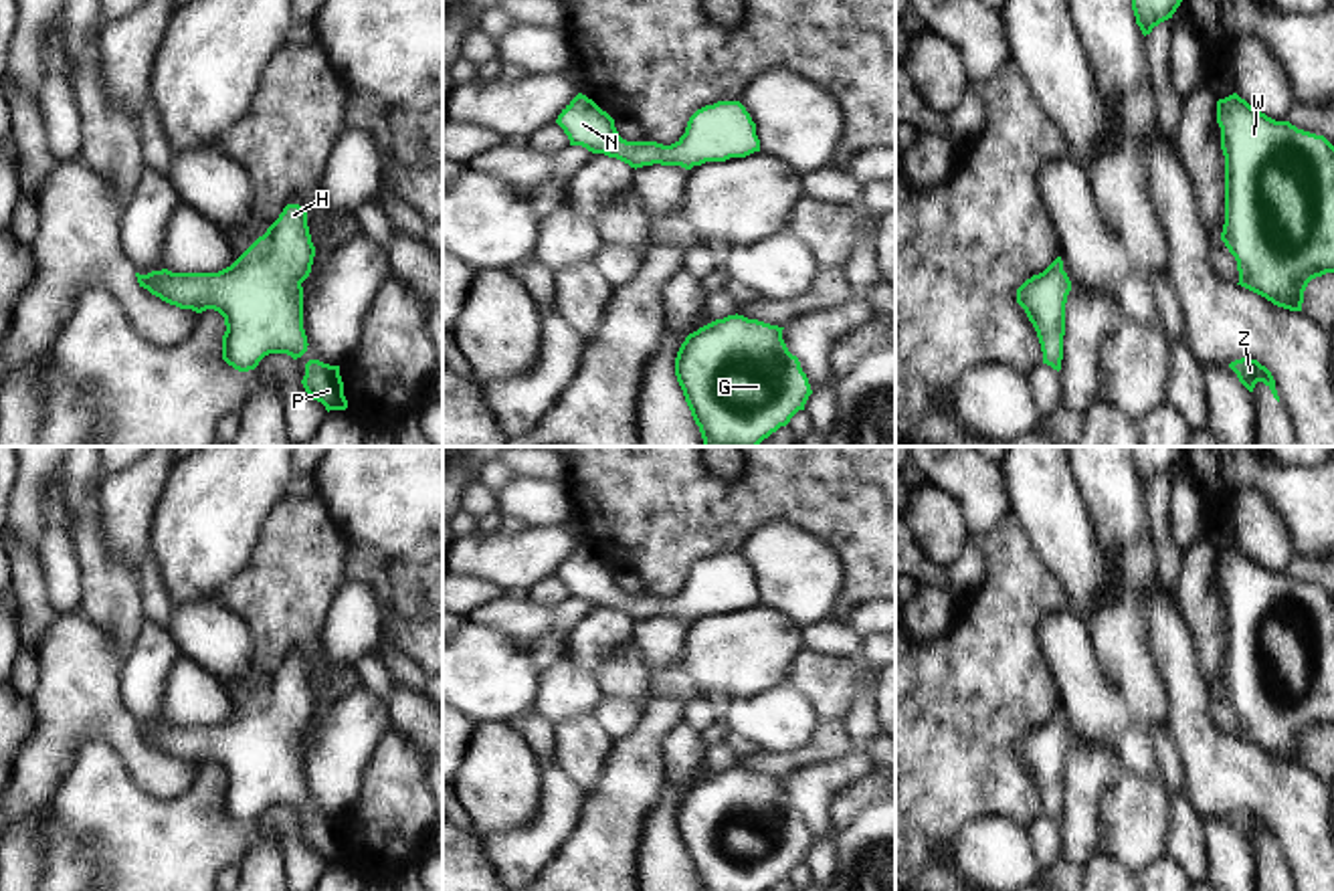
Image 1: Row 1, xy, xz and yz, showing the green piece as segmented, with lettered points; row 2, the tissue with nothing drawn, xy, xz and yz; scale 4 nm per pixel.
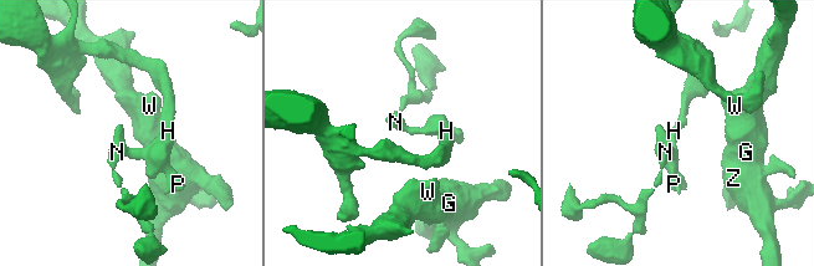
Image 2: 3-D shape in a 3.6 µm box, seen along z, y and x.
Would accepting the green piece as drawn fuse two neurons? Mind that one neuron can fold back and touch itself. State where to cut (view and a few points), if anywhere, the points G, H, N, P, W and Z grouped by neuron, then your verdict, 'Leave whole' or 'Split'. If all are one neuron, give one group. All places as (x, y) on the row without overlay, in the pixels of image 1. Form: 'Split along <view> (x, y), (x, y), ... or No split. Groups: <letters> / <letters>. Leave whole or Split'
No split. Groups: G H N P W Z. Leave whole.

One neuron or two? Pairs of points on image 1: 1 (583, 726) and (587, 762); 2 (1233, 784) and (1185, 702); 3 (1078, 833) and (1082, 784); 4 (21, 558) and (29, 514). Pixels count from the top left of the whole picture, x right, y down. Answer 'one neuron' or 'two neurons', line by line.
1: one neuron
2: one neuron
3: one neuron
4: two neurons

